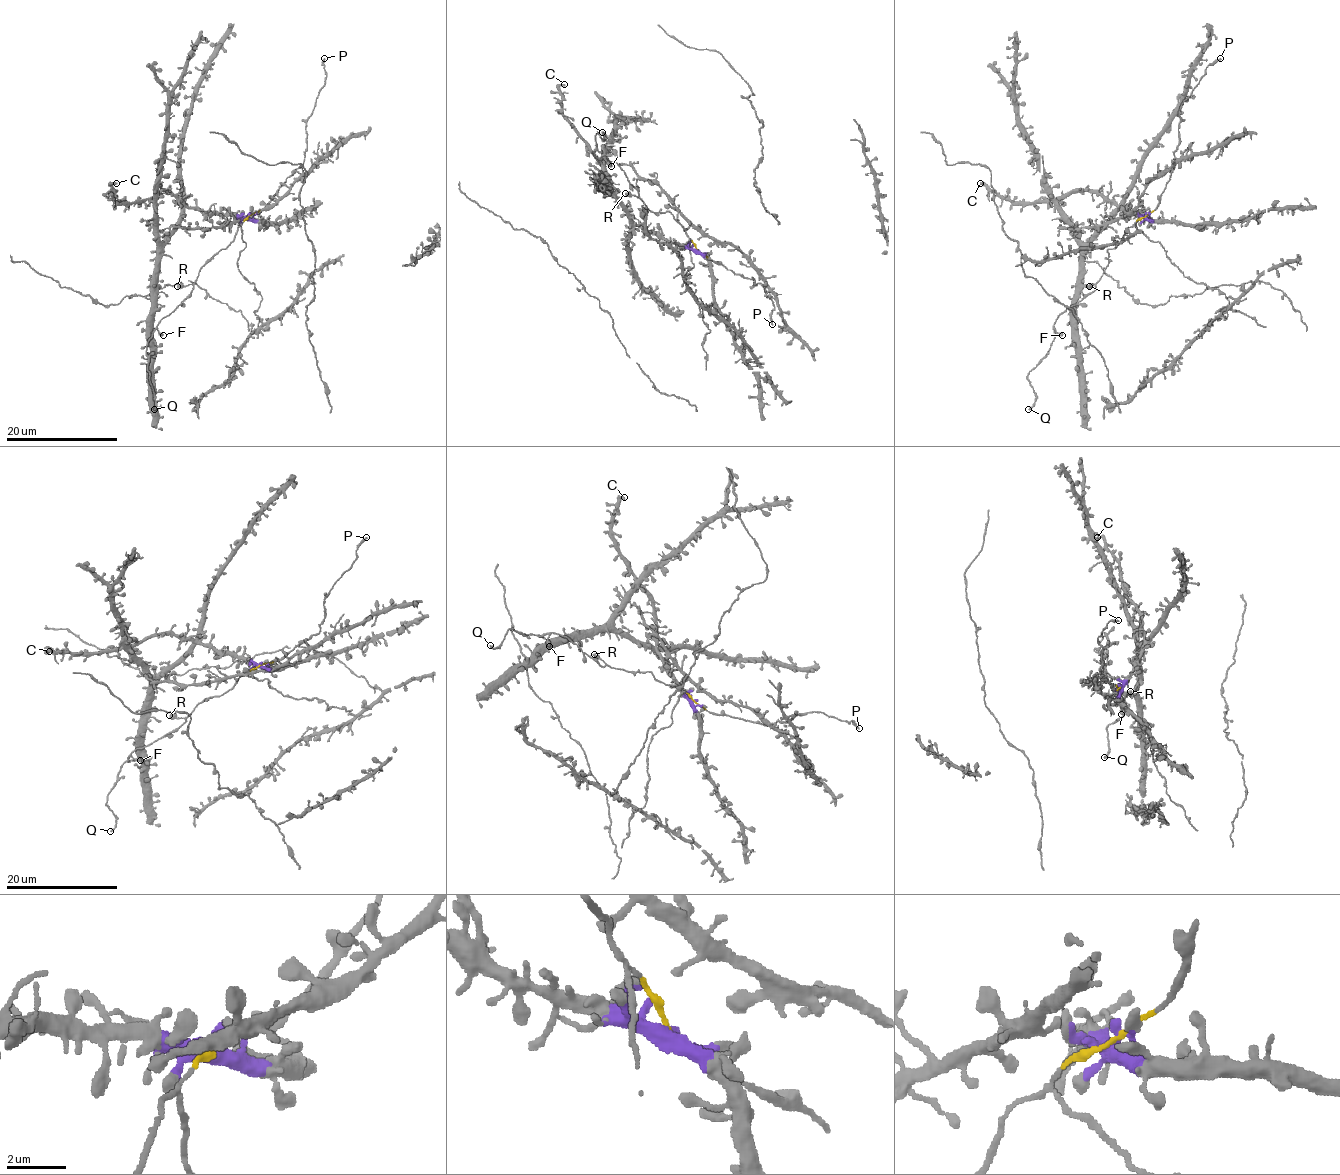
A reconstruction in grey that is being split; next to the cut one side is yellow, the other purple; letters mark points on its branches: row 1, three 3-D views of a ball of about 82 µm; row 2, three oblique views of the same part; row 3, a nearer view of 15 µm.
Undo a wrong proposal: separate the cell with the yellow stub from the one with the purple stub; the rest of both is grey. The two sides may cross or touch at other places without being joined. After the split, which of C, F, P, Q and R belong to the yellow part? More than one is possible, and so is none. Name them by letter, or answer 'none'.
F, P, Q, R

